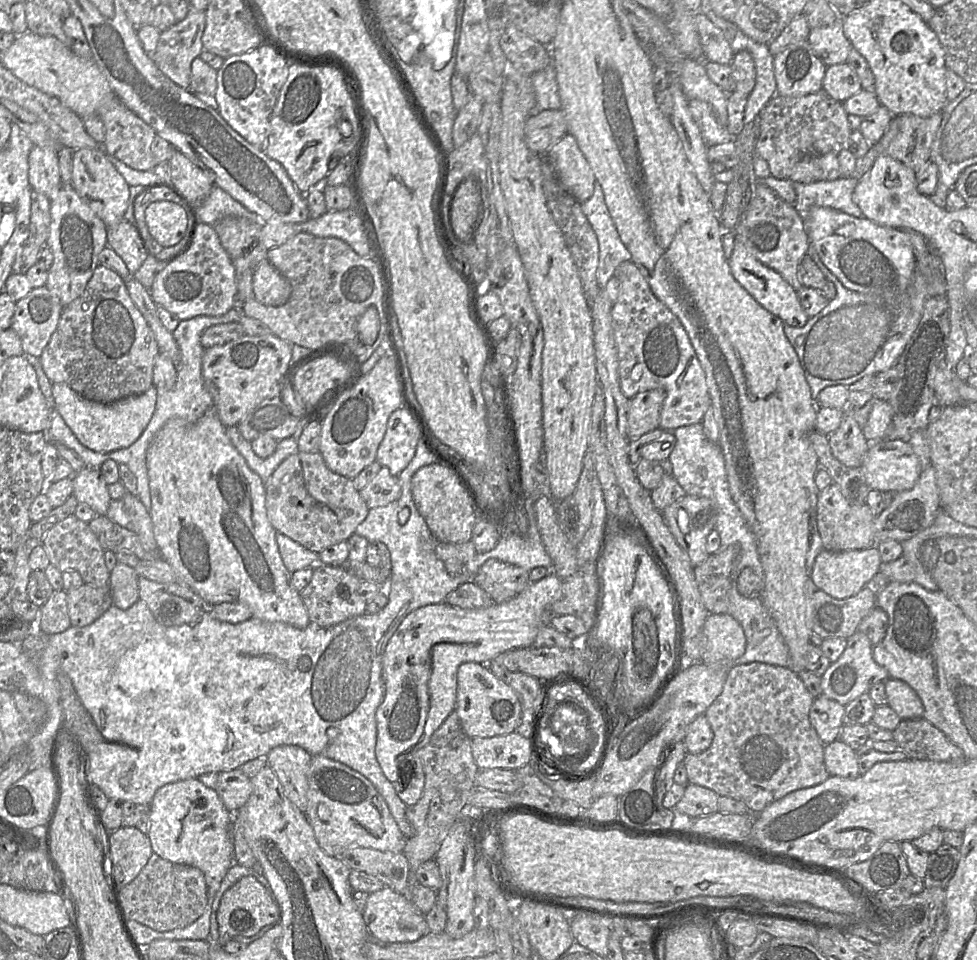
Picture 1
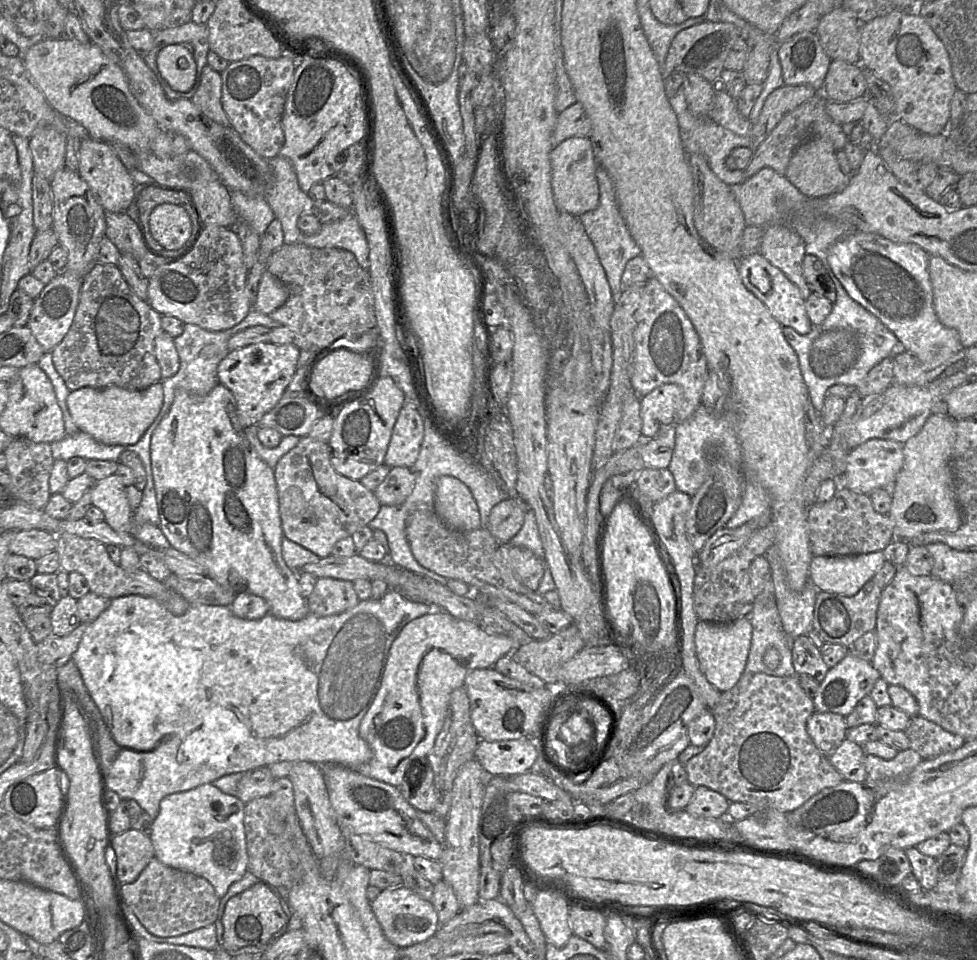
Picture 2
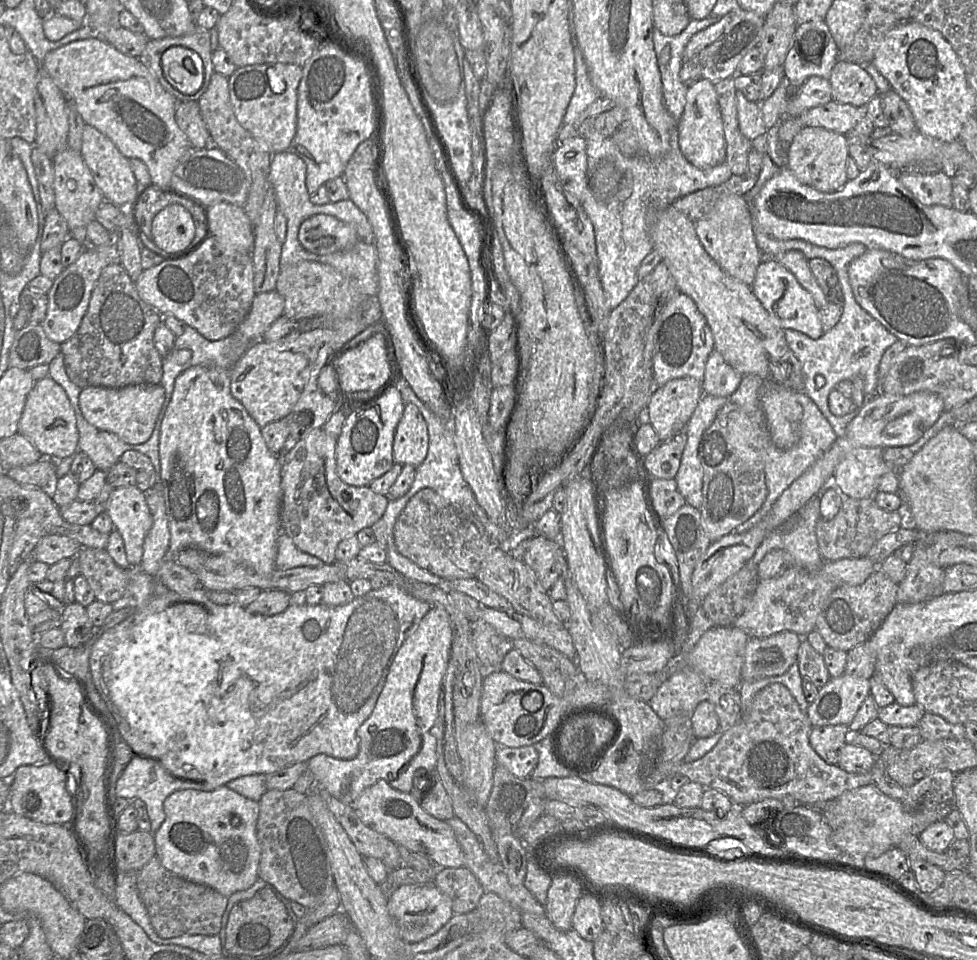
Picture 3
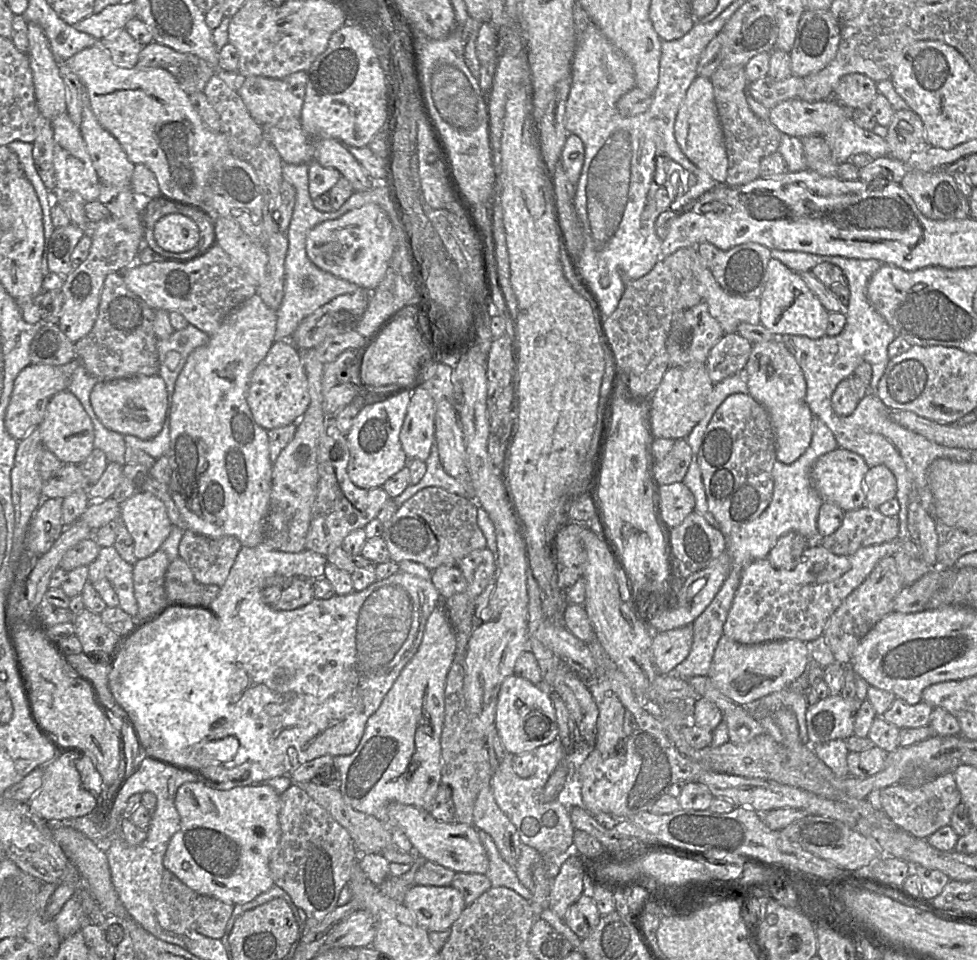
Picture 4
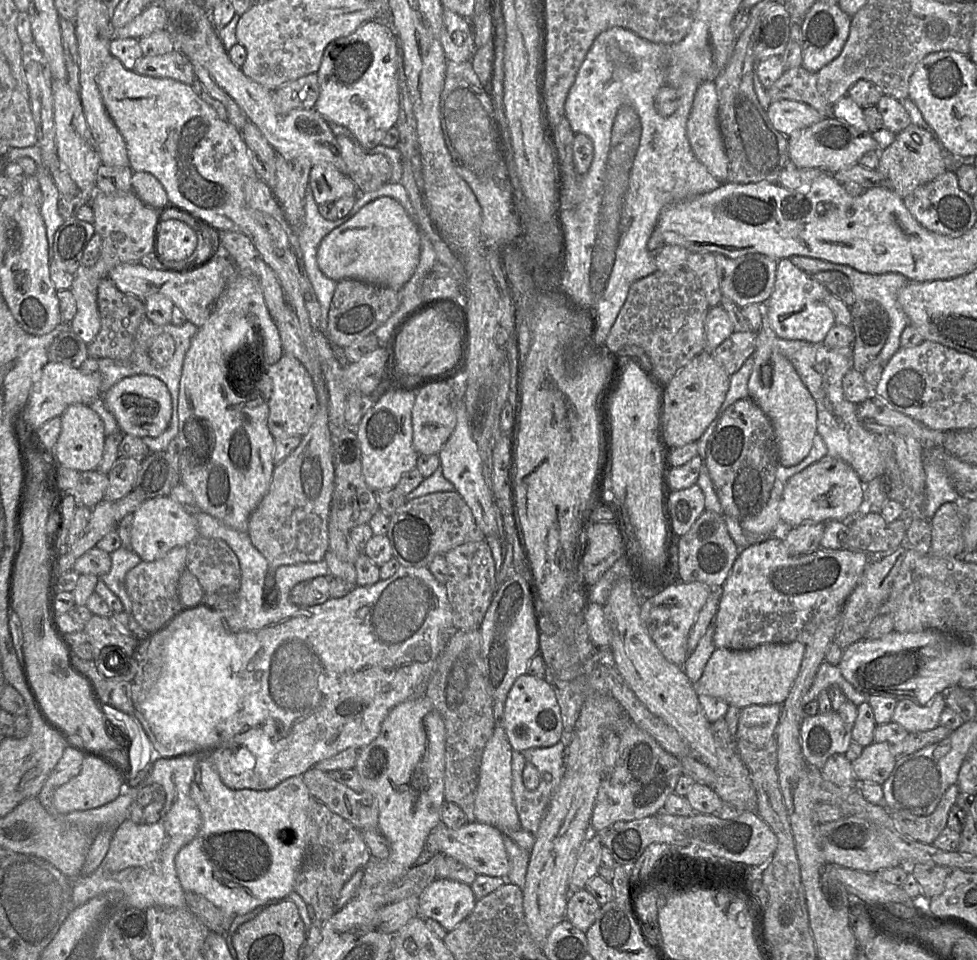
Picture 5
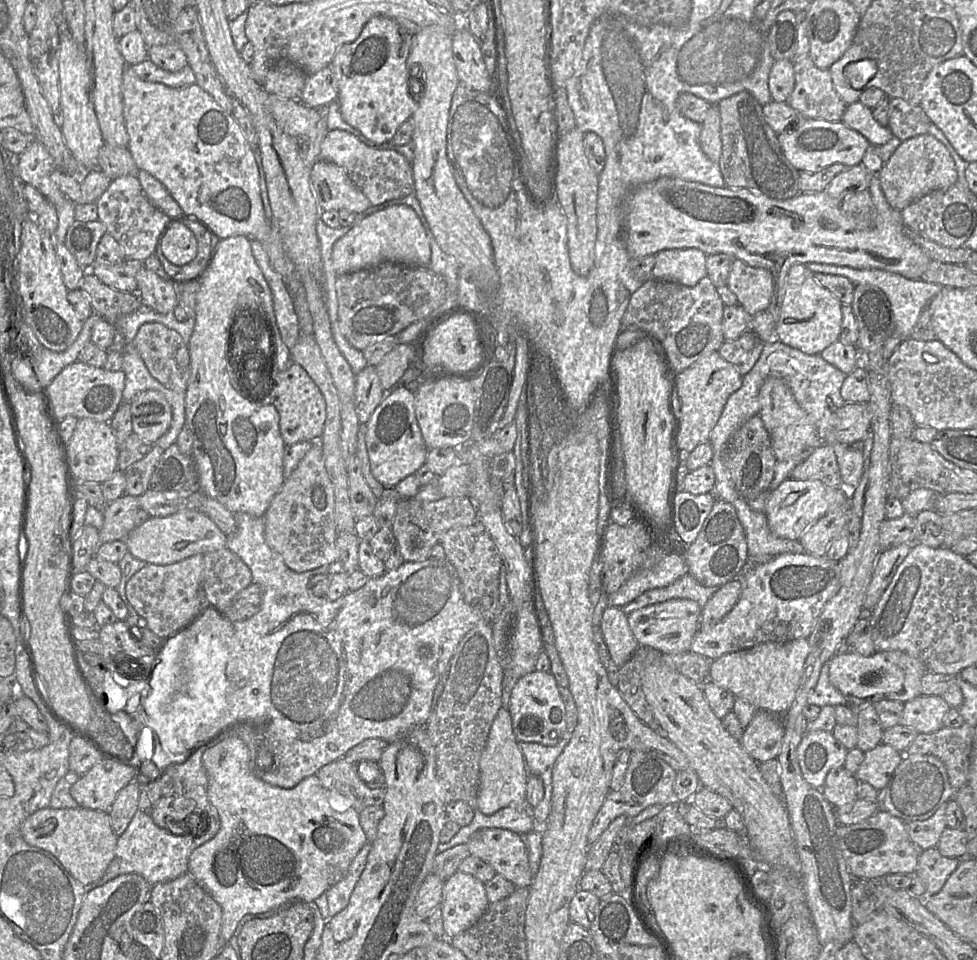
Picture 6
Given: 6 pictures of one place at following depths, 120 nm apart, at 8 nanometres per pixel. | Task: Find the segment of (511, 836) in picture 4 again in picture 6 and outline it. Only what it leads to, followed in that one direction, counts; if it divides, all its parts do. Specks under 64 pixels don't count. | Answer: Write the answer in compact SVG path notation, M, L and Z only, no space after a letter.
M501 708L496 715L480 757L480 778L476 805L485 815L512 806L526 806L526 788L529 771L512 728L508 708Z

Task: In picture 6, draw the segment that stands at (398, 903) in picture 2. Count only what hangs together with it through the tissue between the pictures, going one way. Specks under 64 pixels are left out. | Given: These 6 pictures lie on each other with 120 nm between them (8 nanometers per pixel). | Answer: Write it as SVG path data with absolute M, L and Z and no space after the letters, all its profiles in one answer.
M457 871L444 882L440 908L447 939L474 925L489 906L485 883Z

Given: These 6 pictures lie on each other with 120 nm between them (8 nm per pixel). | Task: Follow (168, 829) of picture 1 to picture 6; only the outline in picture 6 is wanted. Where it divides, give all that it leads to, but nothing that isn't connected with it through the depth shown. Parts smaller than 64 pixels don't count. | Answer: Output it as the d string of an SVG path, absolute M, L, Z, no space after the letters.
M230 737L202 755L208 777L207 795L218 811L221 825L218 833L197 847L189 856L190 873L222 908L221 936L228 944L240 920L247 914L260 914L292 902L314 902L346 874L351 862L368 843L354 808L335 810L316 775L300 781L295 787L273 786L249 770L250 751L240 737Z

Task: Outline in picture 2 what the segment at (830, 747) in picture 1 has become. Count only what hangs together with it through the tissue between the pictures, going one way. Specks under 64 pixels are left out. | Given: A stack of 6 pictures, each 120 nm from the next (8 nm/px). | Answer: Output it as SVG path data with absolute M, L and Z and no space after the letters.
M845 739L828 760L844 781L862 783L867 776L865 757L862 745Z

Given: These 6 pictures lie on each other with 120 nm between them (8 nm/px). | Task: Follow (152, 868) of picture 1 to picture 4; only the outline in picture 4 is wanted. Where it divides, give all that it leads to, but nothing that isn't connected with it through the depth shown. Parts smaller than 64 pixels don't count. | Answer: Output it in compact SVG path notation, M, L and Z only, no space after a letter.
M166 868L162 877L162 890L170 909L170 916L176 924L213 939L221 939L224 936L234 905L195 892Z

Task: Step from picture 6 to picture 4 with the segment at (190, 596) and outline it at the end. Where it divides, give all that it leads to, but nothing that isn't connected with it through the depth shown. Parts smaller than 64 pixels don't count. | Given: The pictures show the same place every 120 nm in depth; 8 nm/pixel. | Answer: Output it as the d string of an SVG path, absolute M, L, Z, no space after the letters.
M158 549L133 565L134 596L138 605L135 619L139 623L153 619L169 605L164 586L169 563L164 551Z

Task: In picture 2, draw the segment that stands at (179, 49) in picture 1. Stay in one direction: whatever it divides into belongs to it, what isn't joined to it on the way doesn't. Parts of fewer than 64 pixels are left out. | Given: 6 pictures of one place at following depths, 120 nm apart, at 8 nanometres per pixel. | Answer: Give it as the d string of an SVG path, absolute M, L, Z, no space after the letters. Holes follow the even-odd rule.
M190 21L174 28L162 28L155 32L151 50L143 58L148 68L154 73L161 84L165 94L170 99L191 99L198 89L203 68L208 65L207 55L209 48L209 31L206 24L196 24ZM171 44L188 44L192 48L192 54L197 64L197 78L193 88L188 92L176 92L163 80L158 66L157 55L159 51Z

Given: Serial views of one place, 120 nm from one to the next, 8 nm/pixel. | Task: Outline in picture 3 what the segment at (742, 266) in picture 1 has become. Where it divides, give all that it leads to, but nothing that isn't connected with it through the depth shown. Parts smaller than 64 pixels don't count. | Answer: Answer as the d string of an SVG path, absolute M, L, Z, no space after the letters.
M763 260L756 270L754 282L750 287L777 327L783 330L800 331L812 339L818 339L824 334L819 308L816 306L812 295L777 260Z

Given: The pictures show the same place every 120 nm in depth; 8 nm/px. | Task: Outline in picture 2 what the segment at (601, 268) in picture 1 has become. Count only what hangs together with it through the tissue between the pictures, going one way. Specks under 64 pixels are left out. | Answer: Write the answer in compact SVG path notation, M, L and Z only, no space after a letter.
M597 165L596 168L596 179L599 188L599 204L594 210L579 216L579 219L594 245L612 294L617 297L622 292L621 277L625 266L632 258L641 255L641 249L630 235L619 212L613 181L608 172L600 165Z

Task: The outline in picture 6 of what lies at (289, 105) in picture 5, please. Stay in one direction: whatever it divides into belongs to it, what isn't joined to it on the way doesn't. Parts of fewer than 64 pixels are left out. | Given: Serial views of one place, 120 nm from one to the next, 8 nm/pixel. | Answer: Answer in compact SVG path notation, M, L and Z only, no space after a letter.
M331 67L309 74L301 94L301 102L312 108L325 108L336 102L338 97L337 79Z

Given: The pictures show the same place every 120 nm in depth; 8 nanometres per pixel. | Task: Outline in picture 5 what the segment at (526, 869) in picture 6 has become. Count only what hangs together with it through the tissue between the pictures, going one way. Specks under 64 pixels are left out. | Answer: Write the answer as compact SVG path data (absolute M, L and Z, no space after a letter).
M475 821L468 822L458 829L448 828L440 823L431 830L427 839L434 839L439 853L456 859L477 875L505 878L510 870L510 865L503 836L503 833L497 828Z

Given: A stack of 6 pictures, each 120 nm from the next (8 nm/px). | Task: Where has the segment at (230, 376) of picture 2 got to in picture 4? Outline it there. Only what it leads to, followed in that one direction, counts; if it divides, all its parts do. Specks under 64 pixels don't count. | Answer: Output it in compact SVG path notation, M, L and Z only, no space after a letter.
M277 340L254 369L247 393L247 403L255 422L265 430L297 423L306 412L310 395L307 376L298 348L291 340Z

